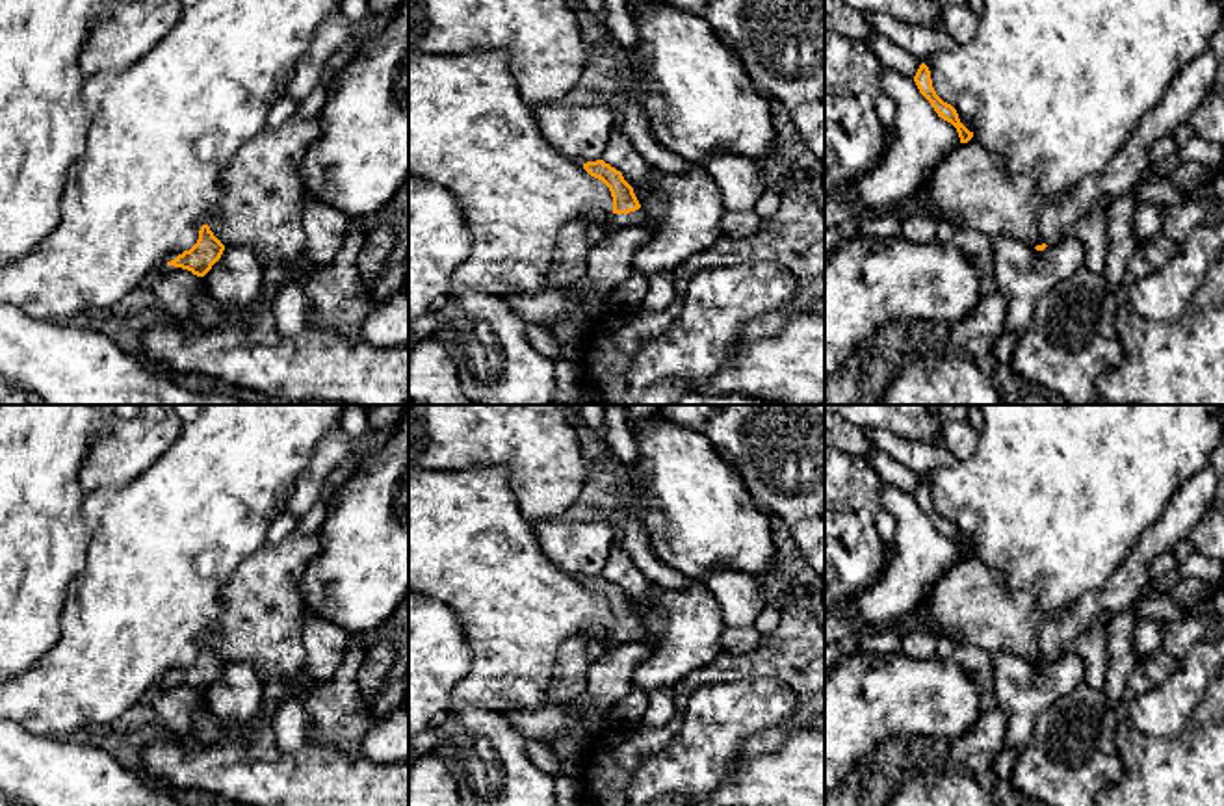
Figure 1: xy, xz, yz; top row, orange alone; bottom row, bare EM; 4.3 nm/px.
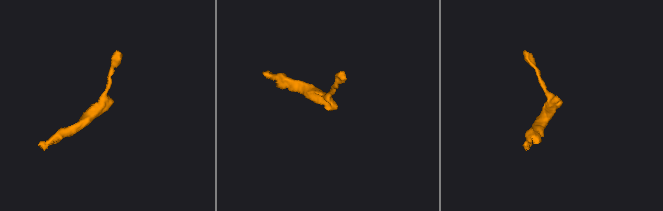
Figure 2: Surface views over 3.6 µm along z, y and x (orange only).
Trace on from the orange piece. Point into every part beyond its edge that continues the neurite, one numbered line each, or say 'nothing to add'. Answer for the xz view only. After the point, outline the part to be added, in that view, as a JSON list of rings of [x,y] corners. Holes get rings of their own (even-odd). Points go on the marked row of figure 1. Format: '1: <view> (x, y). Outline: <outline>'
1: xz (613, 221). Outline: [[[643,208],[630,212],[630,214],[611,214],[602,217],[607,232],[613,232],[617,228],[622,228],[626,225],[633,225],[633,223],[645,223],[646,221],[646,214]]]

